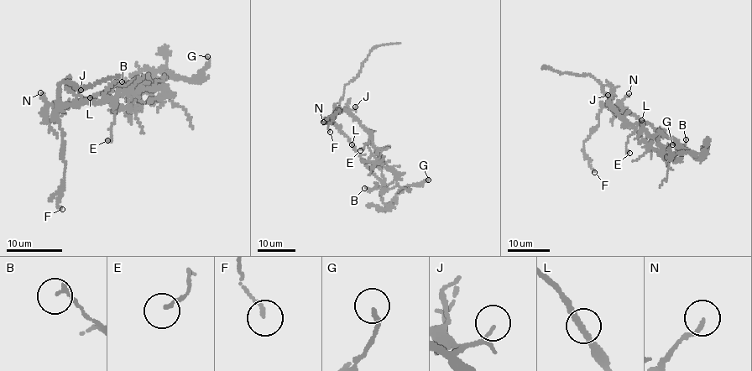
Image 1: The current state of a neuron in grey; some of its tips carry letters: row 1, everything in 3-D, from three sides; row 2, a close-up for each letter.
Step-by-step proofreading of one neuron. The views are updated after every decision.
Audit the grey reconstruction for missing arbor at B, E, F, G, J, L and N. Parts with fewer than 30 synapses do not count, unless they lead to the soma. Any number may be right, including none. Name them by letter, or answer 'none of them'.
none of them

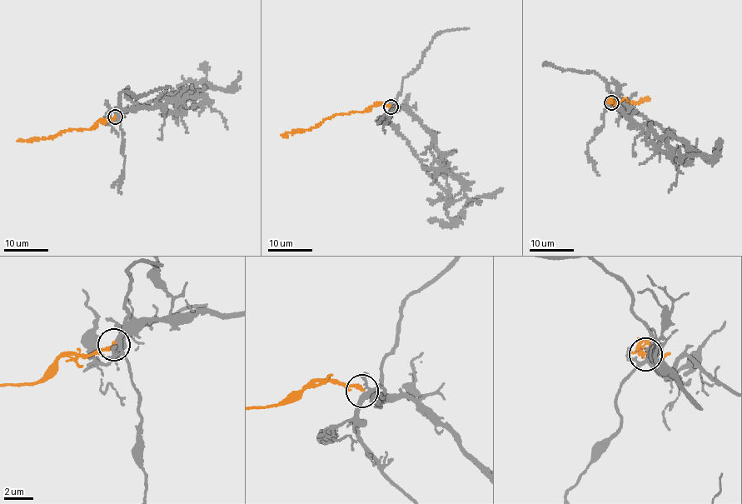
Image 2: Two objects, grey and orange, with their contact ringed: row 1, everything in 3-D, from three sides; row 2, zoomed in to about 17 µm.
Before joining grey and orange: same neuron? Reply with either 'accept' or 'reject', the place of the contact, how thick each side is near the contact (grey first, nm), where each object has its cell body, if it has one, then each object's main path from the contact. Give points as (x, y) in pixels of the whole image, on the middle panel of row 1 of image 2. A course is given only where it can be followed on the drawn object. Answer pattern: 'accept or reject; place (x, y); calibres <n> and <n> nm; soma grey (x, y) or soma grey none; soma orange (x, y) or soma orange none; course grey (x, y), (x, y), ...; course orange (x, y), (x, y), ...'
accept; place (390, 107); calibres 340 and 280 nm; soma grey none; soma orange none; course grey (390, 107), (394, 129), (446, 192), (445, 212), (452, 221), (447, 226), (475, 199), (501, 189); course orange (390, 107), (377, 103), (364, 111), (335, 113), (314, 127), (281, 135)

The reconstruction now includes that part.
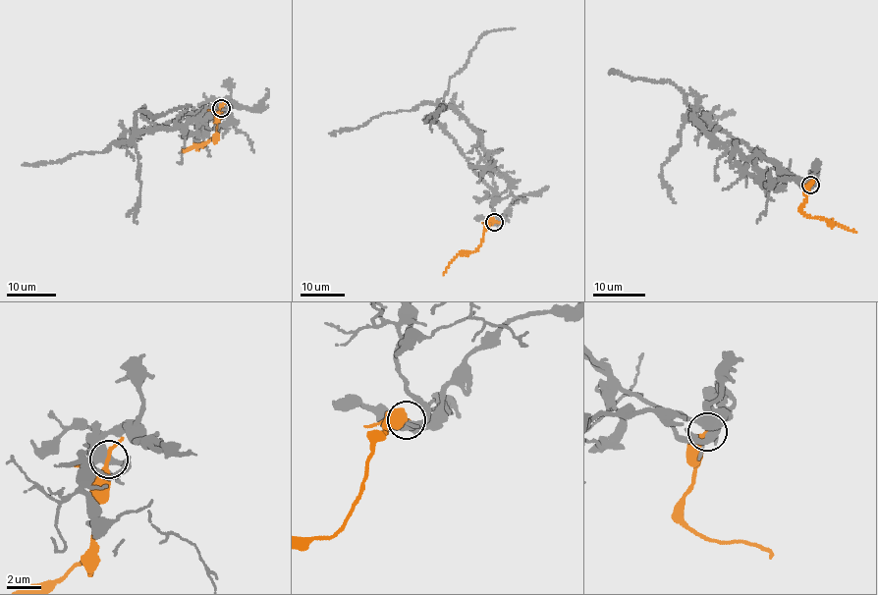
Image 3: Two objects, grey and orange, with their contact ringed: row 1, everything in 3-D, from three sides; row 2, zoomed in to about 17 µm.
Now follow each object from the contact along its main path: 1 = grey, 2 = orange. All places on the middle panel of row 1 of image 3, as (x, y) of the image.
1: (494, 222), (494, 165), (481, 137), (442, 105), (449, 80), (482, 34), (514, 28)
2: (494, 222), (486, 228), (476, 250), (459, 253), (444, 274)

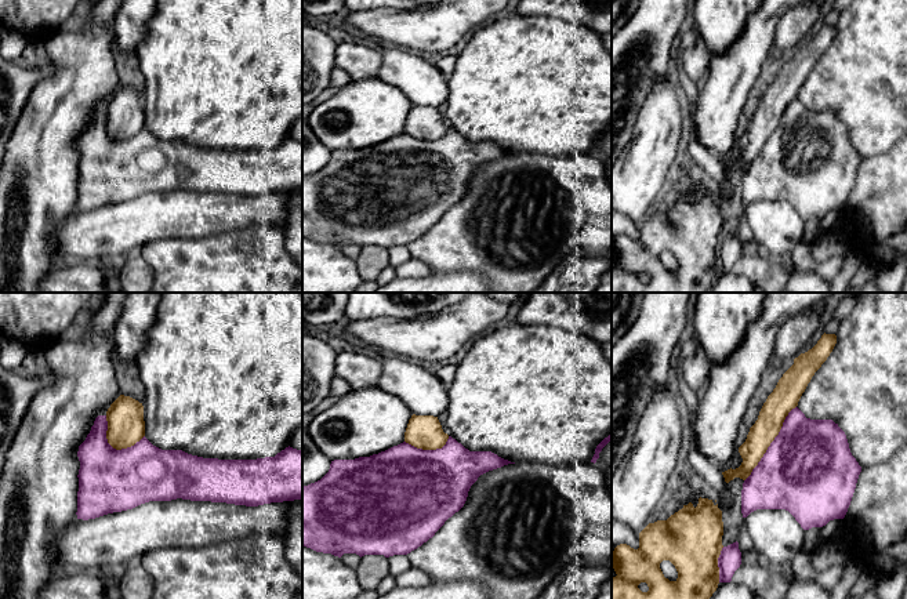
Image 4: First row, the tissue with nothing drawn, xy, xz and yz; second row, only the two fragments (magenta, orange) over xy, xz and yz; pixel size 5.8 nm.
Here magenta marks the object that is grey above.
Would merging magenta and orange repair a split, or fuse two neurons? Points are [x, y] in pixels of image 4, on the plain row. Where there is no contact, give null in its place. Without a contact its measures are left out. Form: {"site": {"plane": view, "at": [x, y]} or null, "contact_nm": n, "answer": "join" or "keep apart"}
{"site": {"plane": "yz", "at": [771, 134]}, "contact_nm": 550, "answer": "join"}

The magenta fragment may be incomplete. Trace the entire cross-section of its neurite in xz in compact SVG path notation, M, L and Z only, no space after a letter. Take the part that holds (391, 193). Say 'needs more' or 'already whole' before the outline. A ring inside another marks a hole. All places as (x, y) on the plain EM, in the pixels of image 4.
needs more; M416 106L409 110L404 132L370 148L334 150L318 173L302 177L302 236L341 248L344 244L407 246L421 237L458 203L471 177L489 161L515 155L491 142L469 142L443 123L438 108Z

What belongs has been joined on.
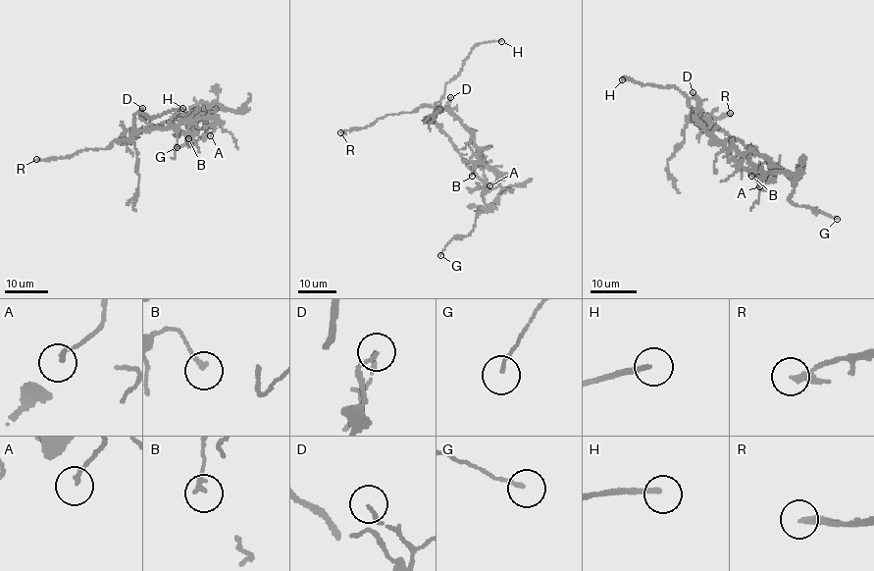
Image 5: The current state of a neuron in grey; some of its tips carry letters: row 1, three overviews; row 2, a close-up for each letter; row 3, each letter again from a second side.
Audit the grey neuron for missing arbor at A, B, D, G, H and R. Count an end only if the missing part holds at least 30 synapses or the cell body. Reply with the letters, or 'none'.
H

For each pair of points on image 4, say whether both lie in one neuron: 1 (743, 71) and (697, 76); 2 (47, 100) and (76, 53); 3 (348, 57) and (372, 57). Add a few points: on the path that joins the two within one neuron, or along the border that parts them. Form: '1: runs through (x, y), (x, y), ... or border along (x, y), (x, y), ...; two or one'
1: border along (711, 57), (707, 65), (707, 75), (700, 86); two
2: runs through (58, 89), (76, 71), (76, 64); one
3: runs through (354, 57), (366, 57); one

